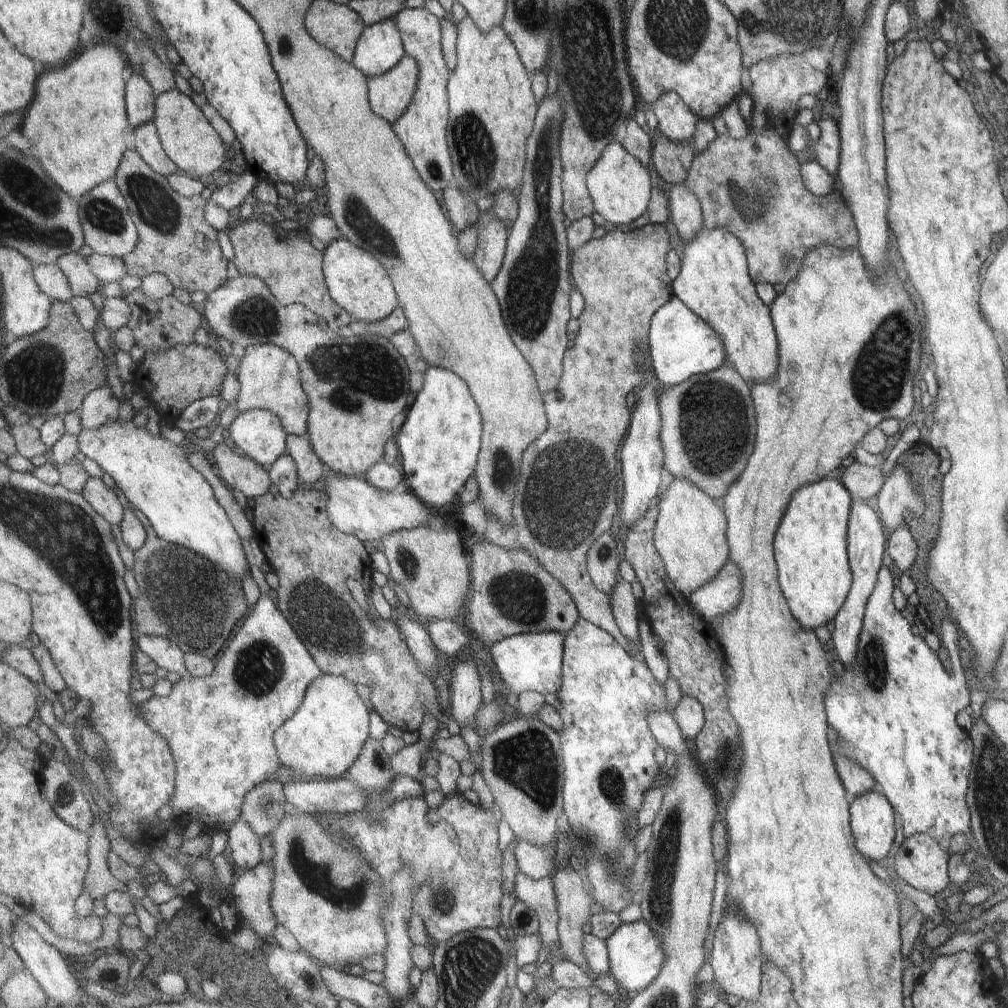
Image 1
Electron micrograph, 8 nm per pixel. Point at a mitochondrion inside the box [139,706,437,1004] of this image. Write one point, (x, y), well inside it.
(194, 944)

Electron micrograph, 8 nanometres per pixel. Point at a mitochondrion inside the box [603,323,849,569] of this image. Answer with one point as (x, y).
(711, 413)

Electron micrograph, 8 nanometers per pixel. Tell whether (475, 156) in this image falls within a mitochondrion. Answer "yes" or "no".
yes

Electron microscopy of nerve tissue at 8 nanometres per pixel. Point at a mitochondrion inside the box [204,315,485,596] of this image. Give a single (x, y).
(340, 366)

